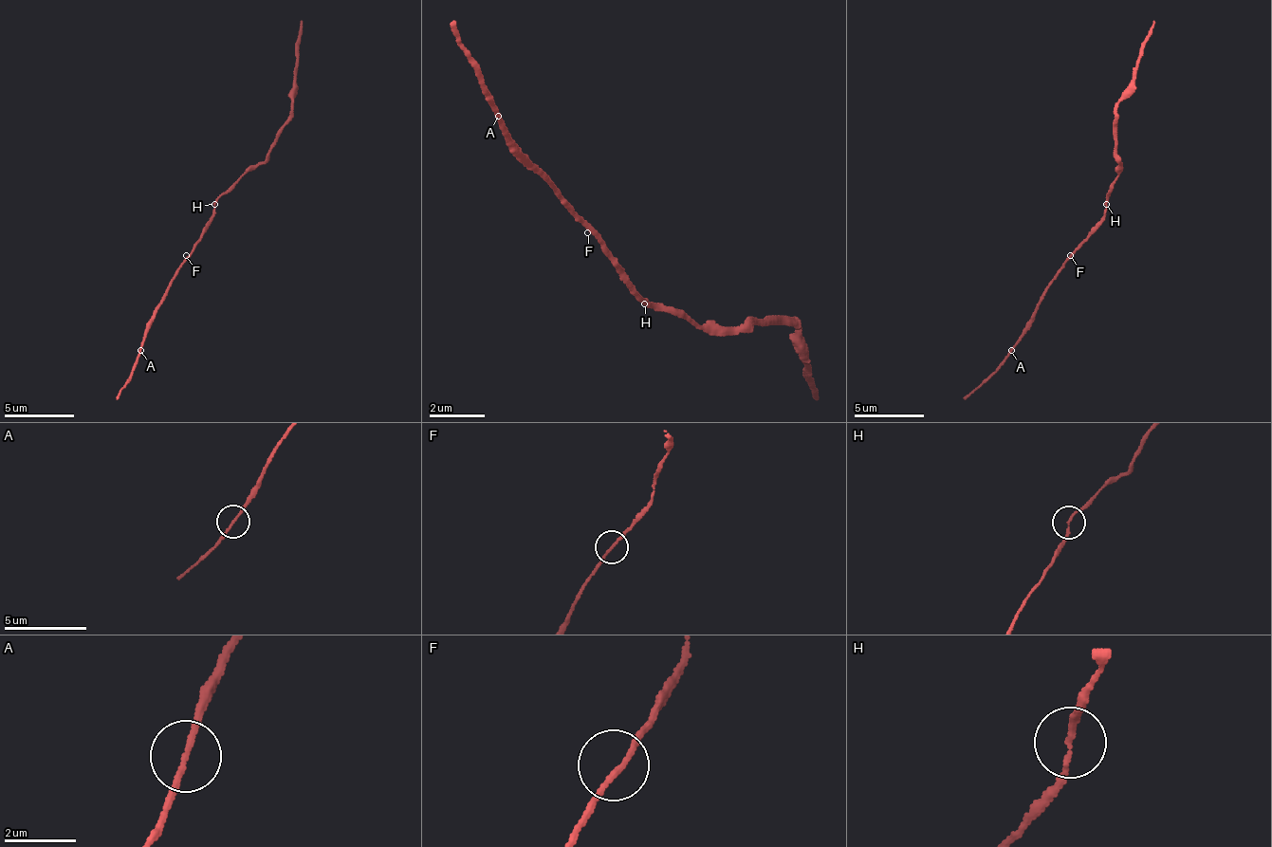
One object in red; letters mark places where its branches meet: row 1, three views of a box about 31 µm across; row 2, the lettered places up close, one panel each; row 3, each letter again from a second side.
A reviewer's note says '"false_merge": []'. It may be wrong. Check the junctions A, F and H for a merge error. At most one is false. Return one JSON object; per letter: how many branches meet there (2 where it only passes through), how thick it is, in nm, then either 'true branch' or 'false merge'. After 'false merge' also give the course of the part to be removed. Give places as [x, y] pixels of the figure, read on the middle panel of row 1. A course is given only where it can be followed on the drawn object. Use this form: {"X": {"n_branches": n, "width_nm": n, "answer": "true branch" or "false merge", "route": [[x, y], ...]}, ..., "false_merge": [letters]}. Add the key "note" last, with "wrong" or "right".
{"A": {"n_branches": 2, "width_nm": 140, "answer": "true branch"}, "F": {"n_branches": 2, "width_nm": 140, "answer": "true branch"}, "H": {"n_branches": 2, "width_nm": 140, "answer": "true branch"}, "false_merge": [], "note": "right"}

